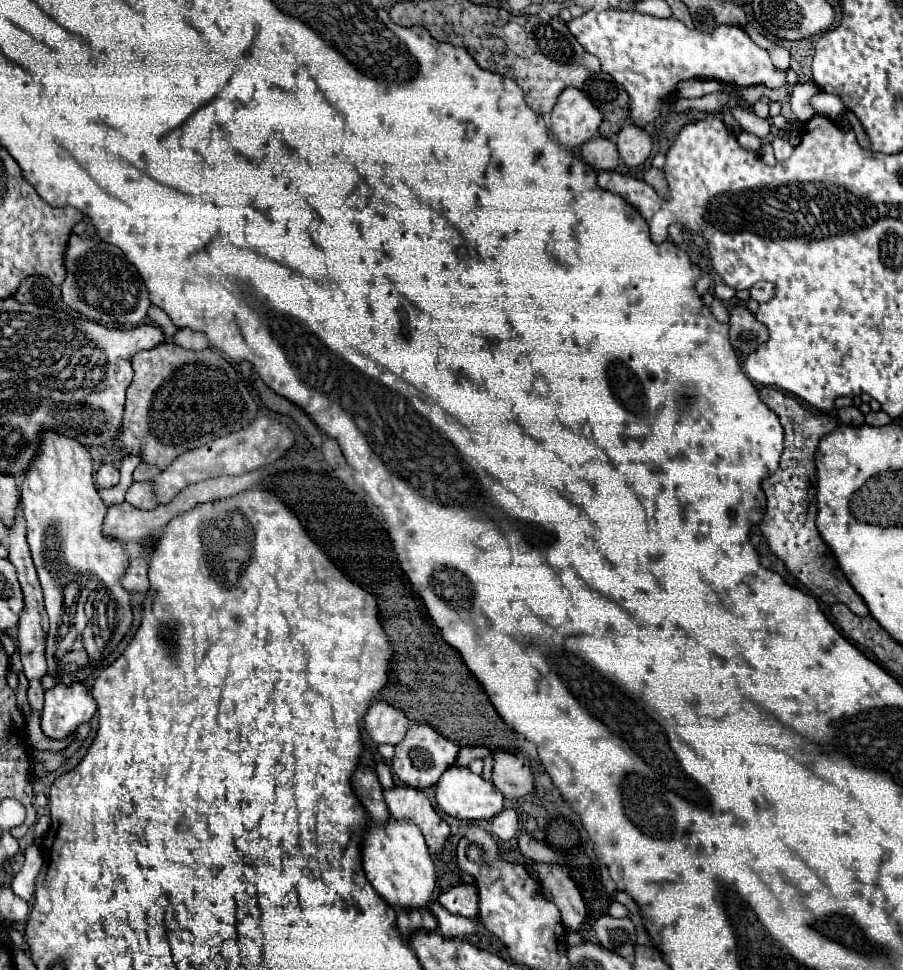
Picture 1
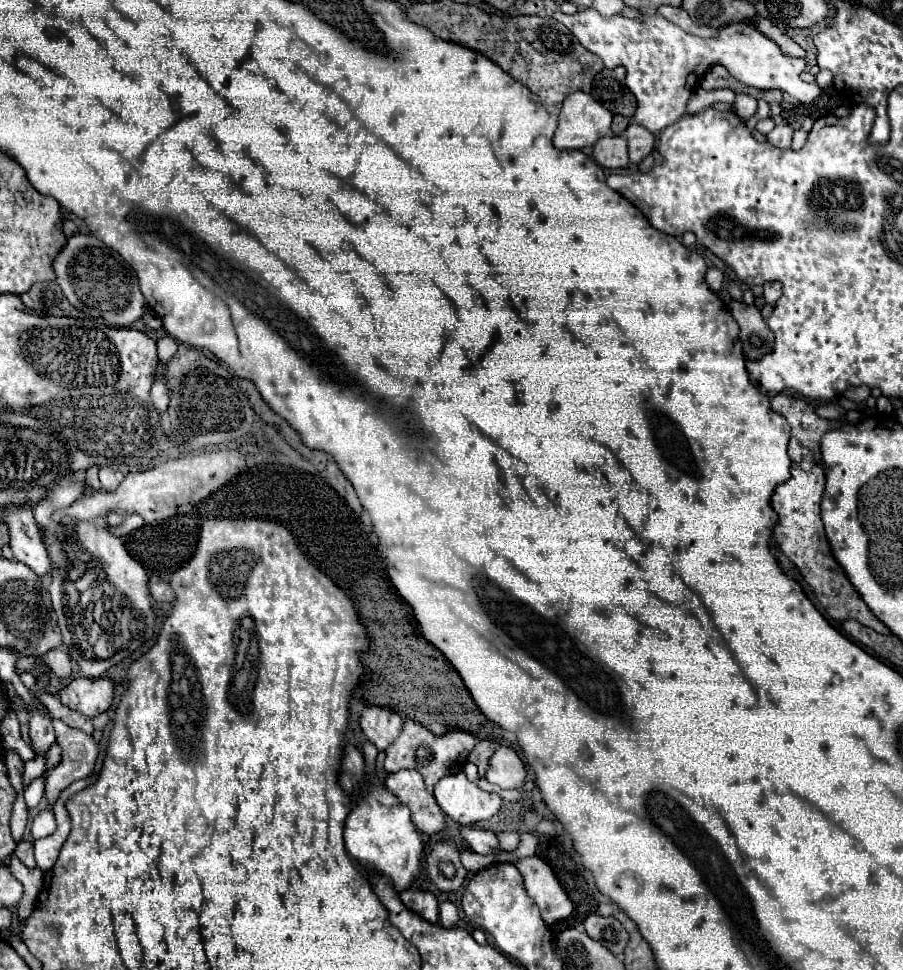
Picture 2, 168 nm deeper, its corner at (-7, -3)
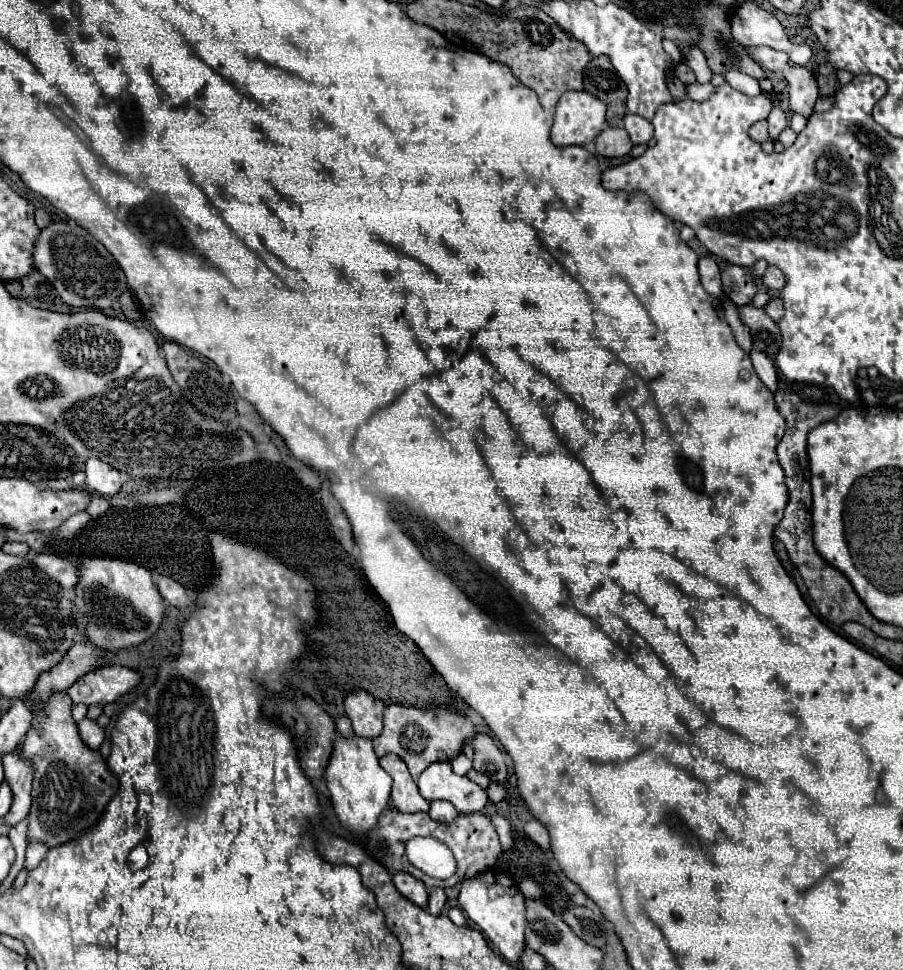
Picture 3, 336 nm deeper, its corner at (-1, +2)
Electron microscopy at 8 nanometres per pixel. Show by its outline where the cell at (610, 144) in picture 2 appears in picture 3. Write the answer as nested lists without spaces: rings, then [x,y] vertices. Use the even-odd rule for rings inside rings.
[[[605,127],[595,139],[595,147],[597,147],[597,155],[623,157],[631,151],[633,143],[623,127]]]

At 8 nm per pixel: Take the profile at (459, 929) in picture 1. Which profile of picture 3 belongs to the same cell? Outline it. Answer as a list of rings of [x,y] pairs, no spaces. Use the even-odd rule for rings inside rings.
[[[433,889],[429,893],[429,903],[427,903],[427,911],[431,915],[439,915],[445,907],[445,891],[443,889]]]

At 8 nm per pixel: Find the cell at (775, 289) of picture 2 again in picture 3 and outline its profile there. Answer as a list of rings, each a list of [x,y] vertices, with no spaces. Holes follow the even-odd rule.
[[[769,265],[767,271],[765,271],[765,275],[763,275],[763,283],[765,283],[769,289],[781,291],[781,289],[785,287],[785,275],[783,275],[783,271],[779,271],[779,267]]]

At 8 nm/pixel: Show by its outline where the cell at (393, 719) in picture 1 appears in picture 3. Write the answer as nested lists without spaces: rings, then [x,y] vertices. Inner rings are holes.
[[[353,691],[345,697],[345,713],[359,737],[373,739],[383,731],[383,709],[385,705],[367,691]]]

